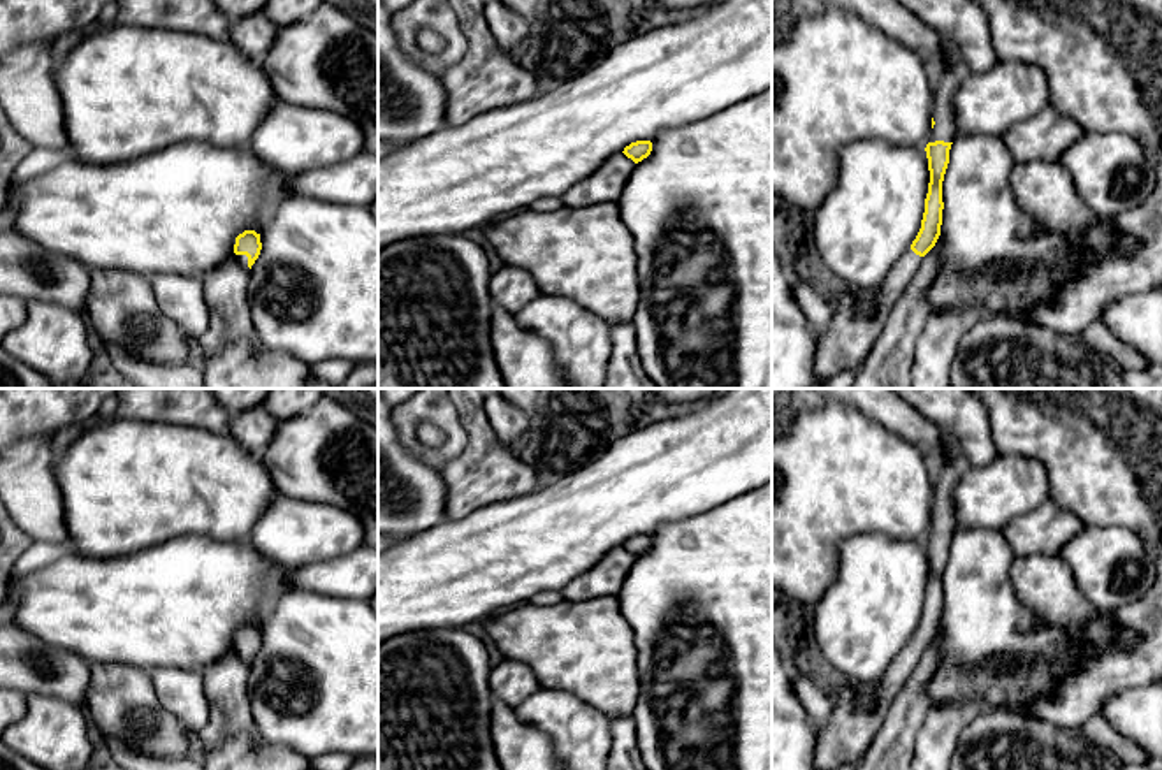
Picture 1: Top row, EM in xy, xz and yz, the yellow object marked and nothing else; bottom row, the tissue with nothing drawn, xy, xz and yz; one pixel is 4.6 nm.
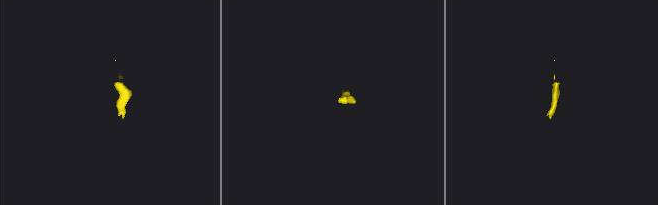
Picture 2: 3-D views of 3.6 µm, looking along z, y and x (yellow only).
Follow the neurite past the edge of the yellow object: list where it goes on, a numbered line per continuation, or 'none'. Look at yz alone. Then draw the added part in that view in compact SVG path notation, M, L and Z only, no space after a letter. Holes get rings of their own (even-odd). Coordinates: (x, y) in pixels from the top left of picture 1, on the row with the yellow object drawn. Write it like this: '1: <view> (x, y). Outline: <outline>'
1: yz (944, 87). Outline: M942 37L942 53L948 62L948 69L933 79L933 128L930 132L930 142L944 141L953 142L955 132L955 113L953 97L965 76L970 72L956 44Z
2: yz (851, 333). Outline: M911 248L893 265L881 287L877 287L877 309L874 315L865 315L858 297L844 294L833 306L833 318L828 331L816 336L816 362L814 371L821 380L861 366L867 352L877 339L890 309L905 290L907 283L918 271L923 257Z

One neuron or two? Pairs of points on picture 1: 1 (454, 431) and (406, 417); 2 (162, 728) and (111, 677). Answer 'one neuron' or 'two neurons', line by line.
1: one neuron
2: one neuron

